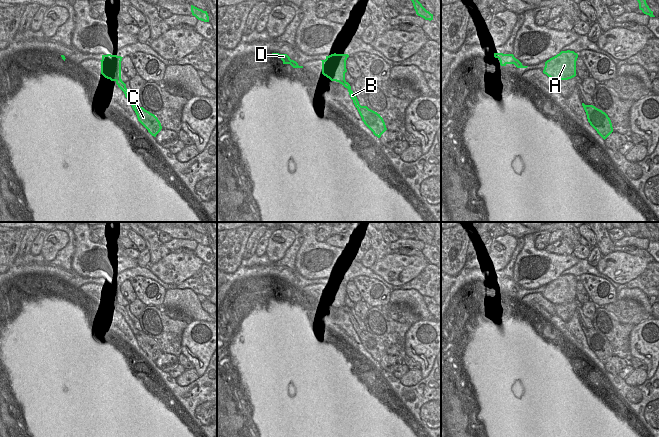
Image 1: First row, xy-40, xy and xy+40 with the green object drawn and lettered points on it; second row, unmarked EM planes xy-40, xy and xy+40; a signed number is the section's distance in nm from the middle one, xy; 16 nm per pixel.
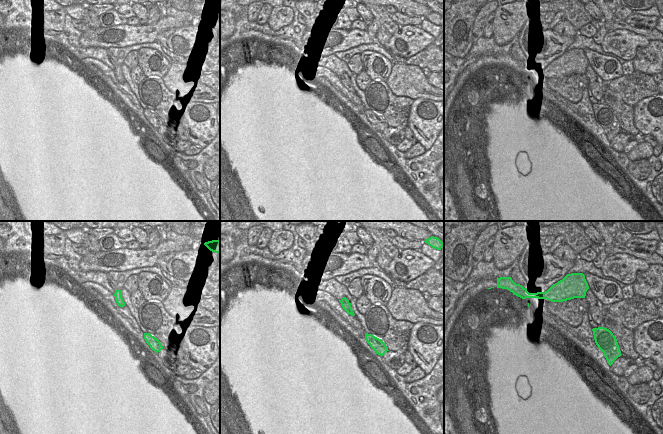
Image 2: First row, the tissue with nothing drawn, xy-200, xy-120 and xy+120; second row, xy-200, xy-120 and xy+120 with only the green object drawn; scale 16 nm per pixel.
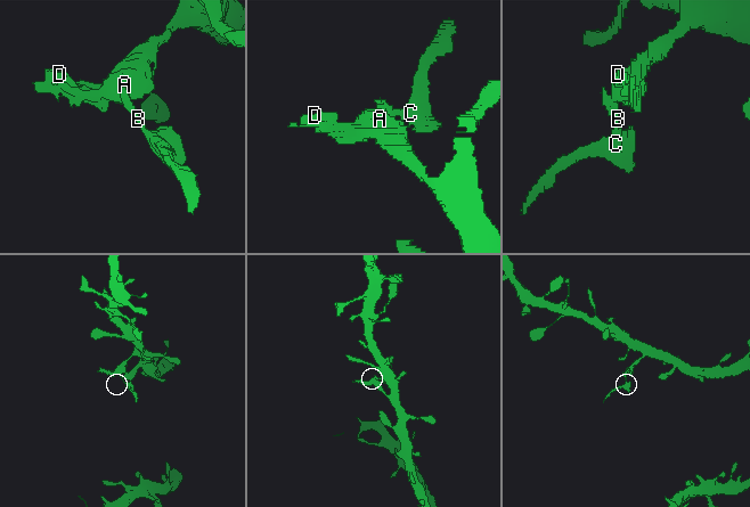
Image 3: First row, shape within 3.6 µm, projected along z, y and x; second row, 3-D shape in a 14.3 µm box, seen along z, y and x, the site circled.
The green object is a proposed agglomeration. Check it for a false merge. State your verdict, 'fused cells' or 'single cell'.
fused cells

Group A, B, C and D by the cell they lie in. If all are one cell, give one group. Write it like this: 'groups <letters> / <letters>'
groups A B D / C

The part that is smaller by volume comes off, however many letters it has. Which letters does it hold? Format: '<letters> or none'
C

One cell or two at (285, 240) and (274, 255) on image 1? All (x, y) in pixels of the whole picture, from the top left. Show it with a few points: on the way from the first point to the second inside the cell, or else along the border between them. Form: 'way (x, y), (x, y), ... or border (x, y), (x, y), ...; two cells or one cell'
way (281, 244), (275, 251); one cell

